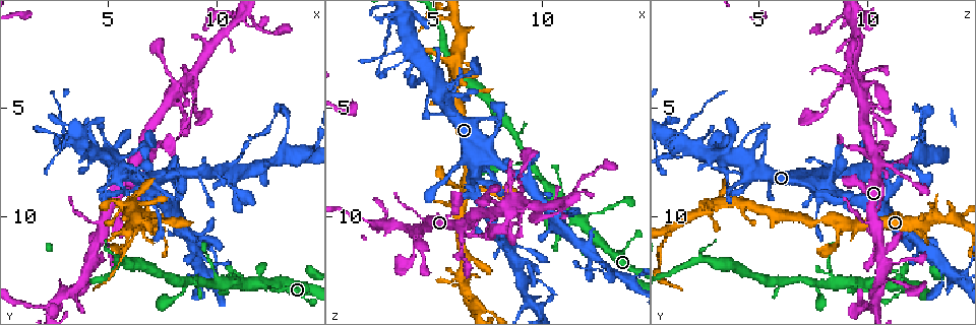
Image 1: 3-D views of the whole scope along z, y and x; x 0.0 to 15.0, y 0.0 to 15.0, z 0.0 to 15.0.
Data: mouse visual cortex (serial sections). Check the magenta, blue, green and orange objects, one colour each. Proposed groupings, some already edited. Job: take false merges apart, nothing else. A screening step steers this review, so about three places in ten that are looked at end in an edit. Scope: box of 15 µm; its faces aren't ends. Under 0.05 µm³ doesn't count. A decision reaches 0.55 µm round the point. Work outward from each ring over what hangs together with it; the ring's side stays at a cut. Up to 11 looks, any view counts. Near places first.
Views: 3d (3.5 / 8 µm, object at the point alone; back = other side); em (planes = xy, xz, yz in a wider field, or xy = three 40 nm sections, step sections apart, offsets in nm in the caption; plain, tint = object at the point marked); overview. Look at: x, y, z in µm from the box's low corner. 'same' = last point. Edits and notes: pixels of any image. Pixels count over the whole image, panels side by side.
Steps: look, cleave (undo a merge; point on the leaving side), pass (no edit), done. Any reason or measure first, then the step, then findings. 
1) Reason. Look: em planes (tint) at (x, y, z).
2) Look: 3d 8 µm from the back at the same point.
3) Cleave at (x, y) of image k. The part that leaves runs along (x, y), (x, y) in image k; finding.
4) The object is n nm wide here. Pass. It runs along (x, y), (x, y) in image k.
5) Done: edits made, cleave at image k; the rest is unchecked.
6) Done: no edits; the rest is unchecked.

Four-way junction. Look: 3d 3.5 µm at (6.5, 10.1, 8.7).

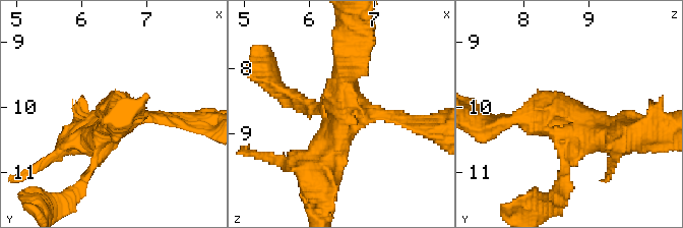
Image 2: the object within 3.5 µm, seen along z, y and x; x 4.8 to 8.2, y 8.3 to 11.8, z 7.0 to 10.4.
Look: em xy step 3 (tint) at (6.50, 10.05, 8.70).

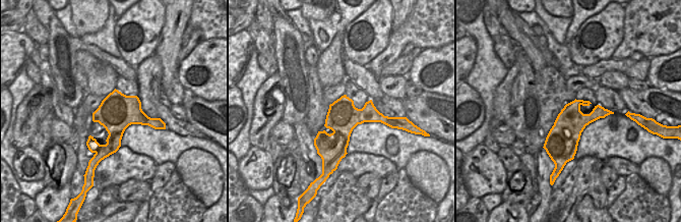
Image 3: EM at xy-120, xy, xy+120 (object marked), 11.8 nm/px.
Look: em xy step 5 (tint) at the same point.

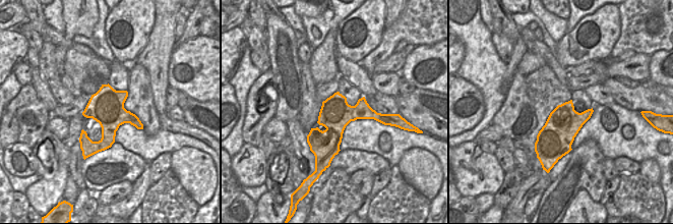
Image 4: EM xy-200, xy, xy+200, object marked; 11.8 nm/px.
4 arms meet here; the arms are 150, 150, 350, 450 nm wide. Pass. It runs along (319, 163), (342, 129), (345, 46) in image 2; one cell here.

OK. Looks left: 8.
Small branch off a trunk. Look: 3d 3.5 µm at (6.7, 7.0, 10.2).

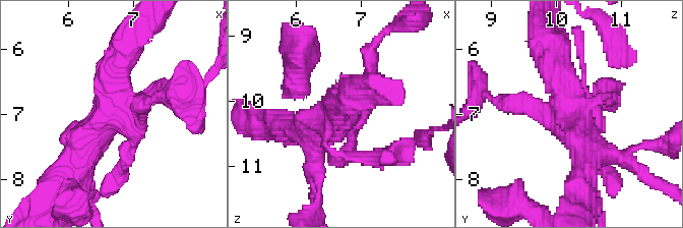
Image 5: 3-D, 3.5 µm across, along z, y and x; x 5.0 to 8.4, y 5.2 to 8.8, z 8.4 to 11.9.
Shape alone is not enough. Look: em xy step 1 (tint) at (6.65, 6.95, 10.25).

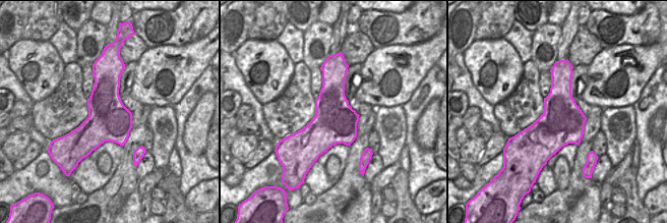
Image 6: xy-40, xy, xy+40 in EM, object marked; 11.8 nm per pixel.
Cleave at (367, 57) of image 5. The part that leaves runs along (542, 109), (500, 103), (482, 94) in image 5; a second cell is stuck on.

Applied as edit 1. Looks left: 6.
Look: overview.

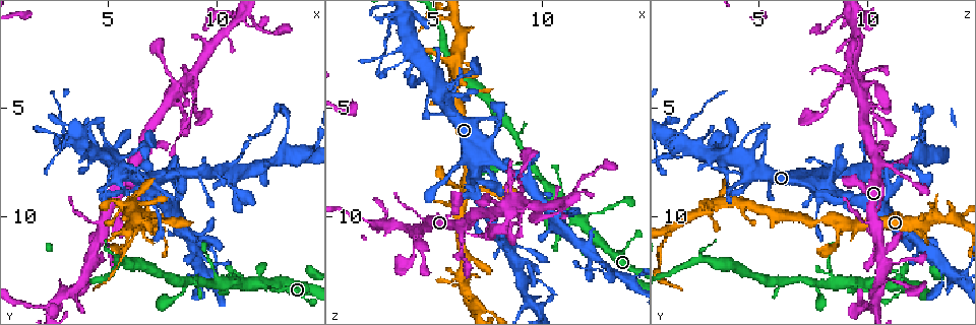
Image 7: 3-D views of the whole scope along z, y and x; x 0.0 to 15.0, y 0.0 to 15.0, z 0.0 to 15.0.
Sudden change in width. Look: 3d 8 µm at (9.0, 4.4, 10.1).

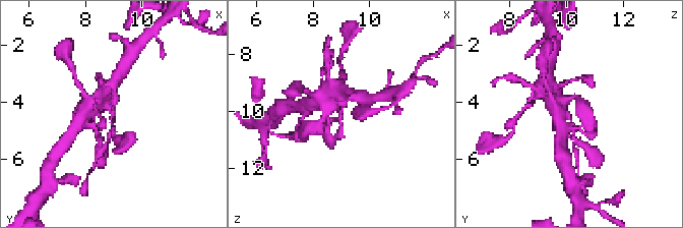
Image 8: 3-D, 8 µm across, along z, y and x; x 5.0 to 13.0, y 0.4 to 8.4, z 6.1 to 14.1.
Look: 3d 3.5 µm at (9.0, 4.4, 10.0).

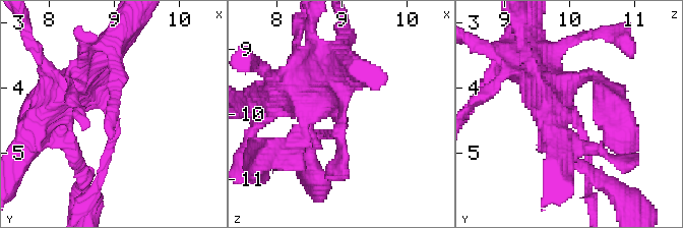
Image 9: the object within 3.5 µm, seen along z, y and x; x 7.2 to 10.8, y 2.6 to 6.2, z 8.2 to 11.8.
The arms are 150, 450 nm wide; need the tissue. Look: em xy step 2 (tint) at (8.95, 4.40, 10.05).

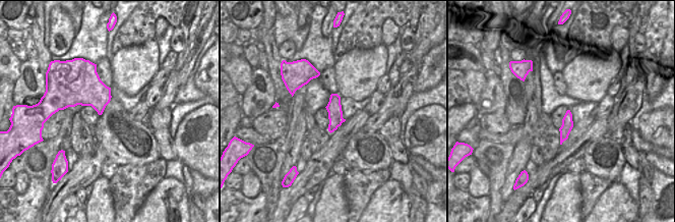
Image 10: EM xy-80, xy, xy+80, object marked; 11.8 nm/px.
Pass. It runs along (54, 104), (85, 91), (114, 116), (101, 175) in image 9; one cell here.

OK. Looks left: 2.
Sharp bend. Look: em xy step 5 (tint) at (13.3, 5.6, 12.6).

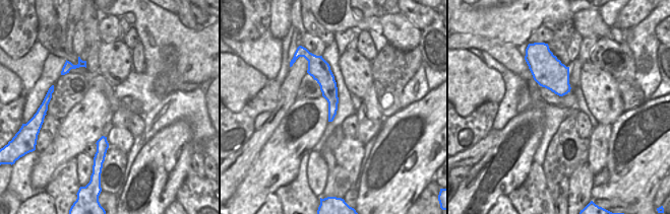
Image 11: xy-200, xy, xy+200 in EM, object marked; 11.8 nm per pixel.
Wider look. Look: 3d 3.5 µm at the same point.

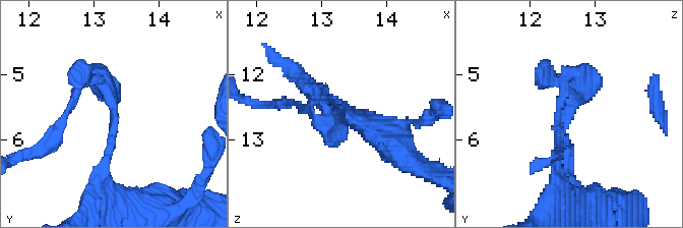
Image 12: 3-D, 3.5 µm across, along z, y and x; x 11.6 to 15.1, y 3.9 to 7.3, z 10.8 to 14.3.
The arms are 150, 200 nm wide. Pass. It runs along (106, 169), (112, 98), (92, 72), (80, 84) in image 12; continuous, no second cell.

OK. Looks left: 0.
Done: edits made, cleave at image 5; the rest is unchecked.

